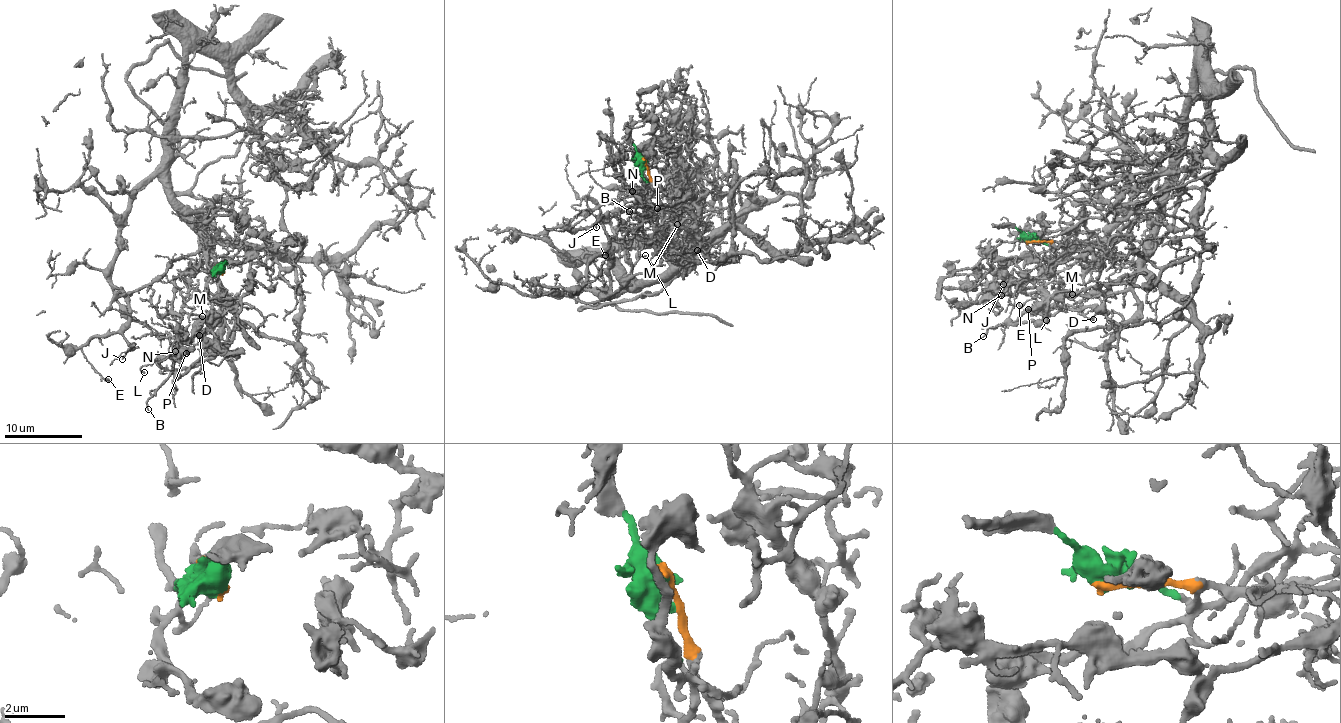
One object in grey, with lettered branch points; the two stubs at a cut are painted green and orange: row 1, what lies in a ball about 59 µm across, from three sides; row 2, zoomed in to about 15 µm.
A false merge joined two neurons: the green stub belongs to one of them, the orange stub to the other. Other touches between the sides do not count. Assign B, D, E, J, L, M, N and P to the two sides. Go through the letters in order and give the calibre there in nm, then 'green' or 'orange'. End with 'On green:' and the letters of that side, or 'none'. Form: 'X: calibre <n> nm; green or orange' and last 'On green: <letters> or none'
B: calibre 140 nm; green
D: calibre 100 nm; green
E: calibre 120 nm; orange
J: calibre 140 nm; orange
L: calibre 100 nm; green
M: calibre 150 nm; green
N: calibre 170 nm; green
P: calibre 100 nm; green
On green: B, D, L, M, N, P

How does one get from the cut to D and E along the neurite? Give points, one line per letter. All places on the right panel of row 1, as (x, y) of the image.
D: (1031, 240), (1053, 246), (1075, 234), (1079, 248), (1121, 254), (1136, 268), (1096, 307), (1061, 309), (1092, 320)
E: (1031, 240), (1146, 240), (1168, 172), (1097, 243), (1038, 266), (1041, 285), (1019, 304)

